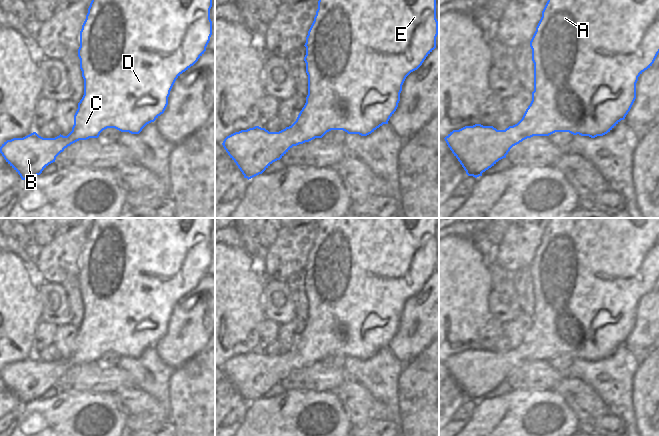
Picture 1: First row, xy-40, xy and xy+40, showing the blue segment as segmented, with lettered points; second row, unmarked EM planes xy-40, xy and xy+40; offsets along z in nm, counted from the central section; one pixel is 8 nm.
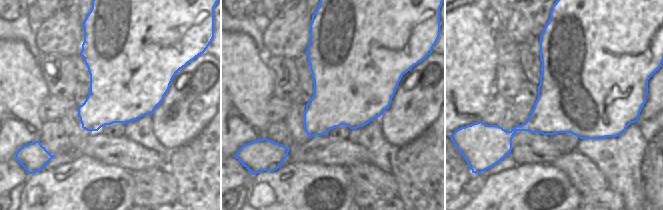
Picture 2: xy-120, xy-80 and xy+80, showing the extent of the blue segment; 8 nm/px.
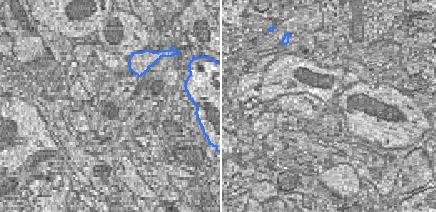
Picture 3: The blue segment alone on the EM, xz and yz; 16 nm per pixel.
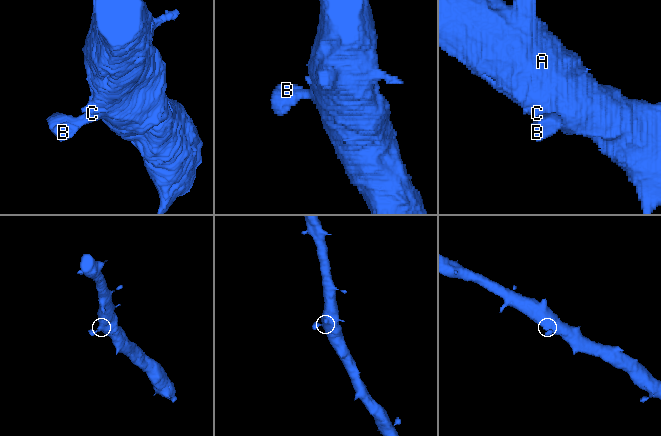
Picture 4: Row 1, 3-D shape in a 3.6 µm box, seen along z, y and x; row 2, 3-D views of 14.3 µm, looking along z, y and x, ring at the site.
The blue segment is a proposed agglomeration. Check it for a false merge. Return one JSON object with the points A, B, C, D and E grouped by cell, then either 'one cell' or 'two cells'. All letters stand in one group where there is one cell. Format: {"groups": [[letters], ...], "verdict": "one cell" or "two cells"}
{"groups": [["A", "B", "C", "D", "E"]], "verdict": "one cell"}

